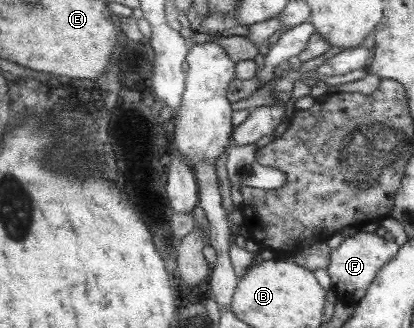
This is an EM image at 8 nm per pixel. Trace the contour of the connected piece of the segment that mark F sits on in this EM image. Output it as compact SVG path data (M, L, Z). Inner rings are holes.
M355 232L351 236L346 236L338 247L330 250L326 267L336 302L349 306L358 304L377 278L380 269L397 255L397 251L398 245L394 245L392 239L387 241L374 232Z

